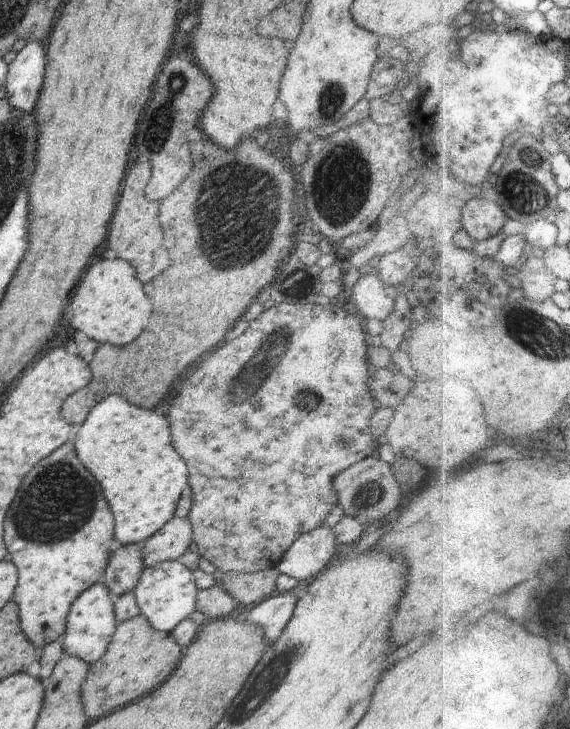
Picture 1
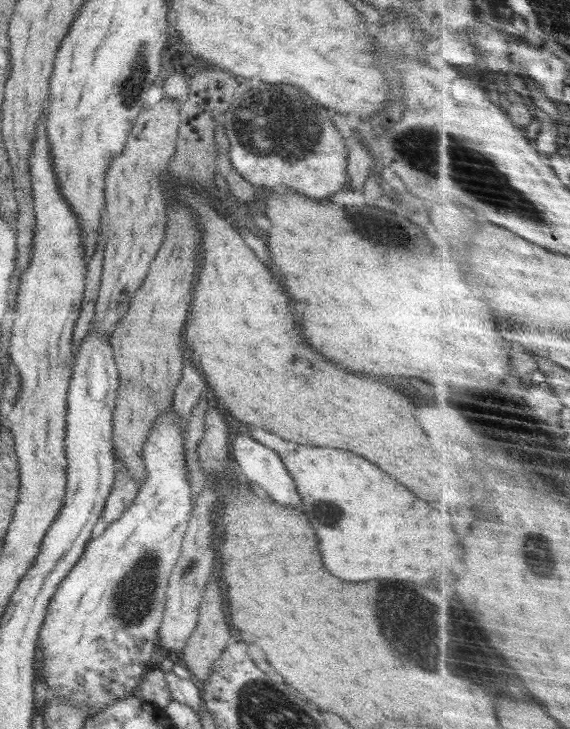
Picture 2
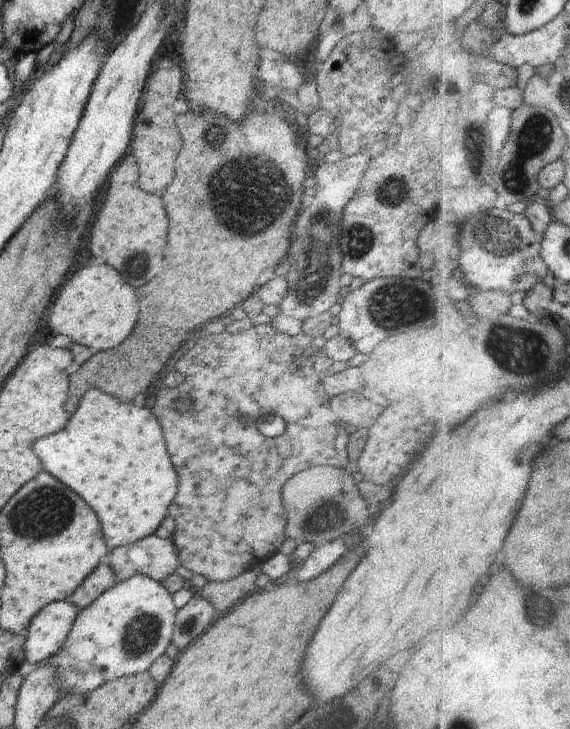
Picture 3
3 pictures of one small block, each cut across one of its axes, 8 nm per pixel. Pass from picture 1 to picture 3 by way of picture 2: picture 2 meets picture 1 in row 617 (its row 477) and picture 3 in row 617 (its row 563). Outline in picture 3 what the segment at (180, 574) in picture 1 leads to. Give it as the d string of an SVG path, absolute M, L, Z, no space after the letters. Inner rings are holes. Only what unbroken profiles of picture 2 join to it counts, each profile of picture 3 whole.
M145 574L130 576L124 581L117 582L112 588L103 592L92 604L83 607L72 630L68 632L65 646L49 658L48 666L56 670L52 684L60 688L61 695L80 694L86 696L107 682L118 680L122 676L146 672L152 662L166 652L171 644L174 626L176 624L176 606L172 593L163 584L152 580Z

